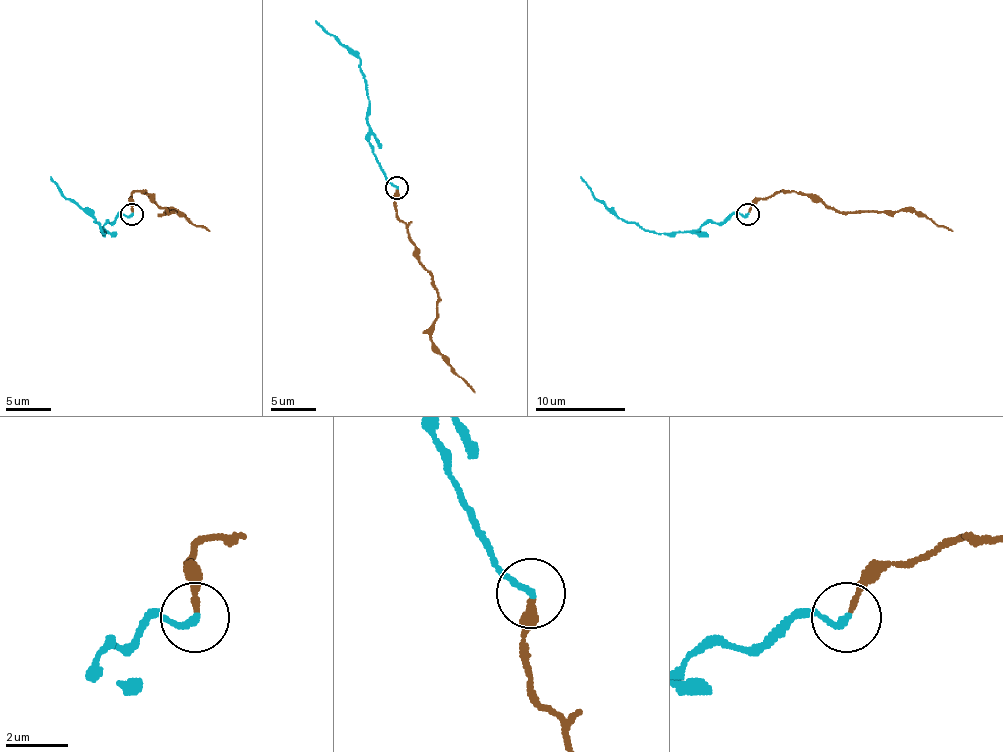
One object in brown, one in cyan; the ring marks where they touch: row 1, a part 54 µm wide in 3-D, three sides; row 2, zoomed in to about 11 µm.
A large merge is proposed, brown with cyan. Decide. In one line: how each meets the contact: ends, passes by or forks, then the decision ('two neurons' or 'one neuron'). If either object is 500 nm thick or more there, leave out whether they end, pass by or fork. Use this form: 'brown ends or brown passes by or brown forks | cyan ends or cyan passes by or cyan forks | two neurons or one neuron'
brown ends | cyan ends | one neuron

